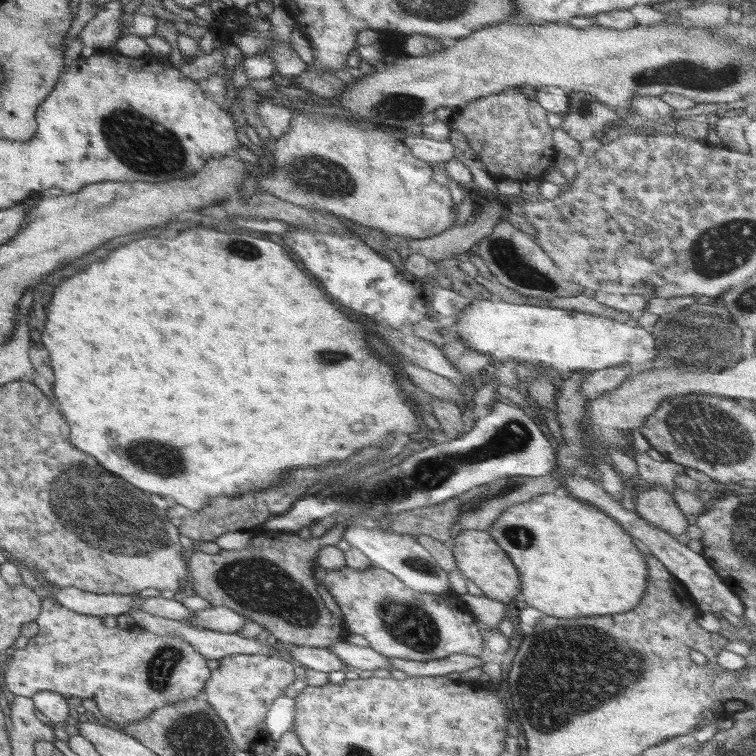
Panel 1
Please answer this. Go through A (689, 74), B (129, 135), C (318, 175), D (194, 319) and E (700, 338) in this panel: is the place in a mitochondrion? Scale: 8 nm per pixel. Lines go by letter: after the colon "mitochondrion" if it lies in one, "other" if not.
A: mitochondrion
B: mitochondrion
C: mitochondrion
D: other
E: mitochondrion

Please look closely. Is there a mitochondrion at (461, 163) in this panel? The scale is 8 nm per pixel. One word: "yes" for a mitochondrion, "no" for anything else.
no

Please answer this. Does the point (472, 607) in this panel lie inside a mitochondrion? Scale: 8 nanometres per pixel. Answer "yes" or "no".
no

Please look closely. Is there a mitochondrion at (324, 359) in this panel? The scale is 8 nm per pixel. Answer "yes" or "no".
yes

